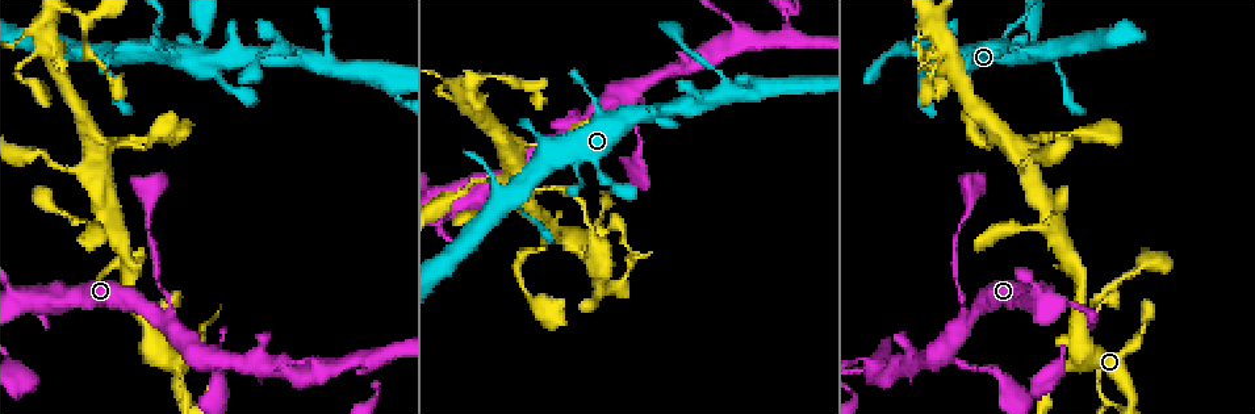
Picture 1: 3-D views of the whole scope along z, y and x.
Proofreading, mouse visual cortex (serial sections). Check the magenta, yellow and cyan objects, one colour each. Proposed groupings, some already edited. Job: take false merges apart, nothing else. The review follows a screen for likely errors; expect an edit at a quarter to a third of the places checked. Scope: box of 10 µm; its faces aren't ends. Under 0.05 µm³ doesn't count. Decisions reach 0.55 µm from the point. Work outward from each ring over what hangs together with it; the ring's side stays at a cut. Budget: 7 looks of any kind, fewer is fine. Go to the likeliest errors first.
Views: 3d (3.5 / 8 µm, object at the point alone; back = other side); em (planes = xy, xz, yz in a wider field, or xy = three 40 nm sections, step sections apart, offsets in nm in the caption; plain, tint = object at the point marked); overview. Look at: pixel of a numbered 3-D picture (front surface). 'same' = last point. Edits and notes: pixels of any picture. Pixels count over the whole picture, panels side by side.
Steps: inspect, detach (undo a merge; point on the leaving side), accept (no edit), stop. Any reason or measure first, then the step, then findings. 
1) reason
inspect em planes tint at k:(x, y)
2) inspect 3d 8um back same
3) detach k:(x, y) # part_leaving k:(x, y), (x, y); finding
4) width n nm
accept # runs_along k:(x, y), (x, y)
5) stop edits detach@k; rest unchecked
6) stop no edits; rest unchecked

thin arm on a thick one
inspect 3d 3.5um at 1:(968, 321)

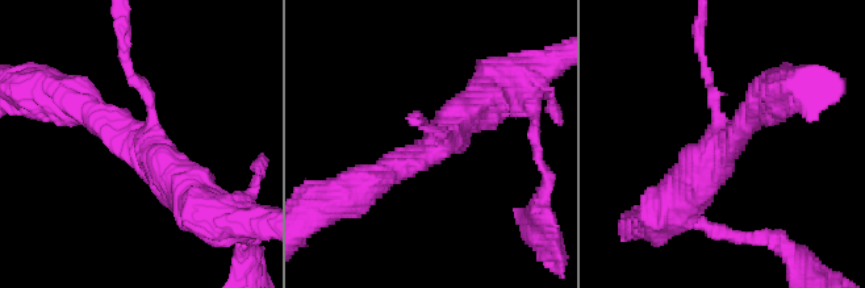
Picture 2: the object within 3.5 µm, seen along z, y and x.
arms 3; arm_widths 150, 350, 500 nm
inspect em xy step 3 tint at 2:(144, 144)

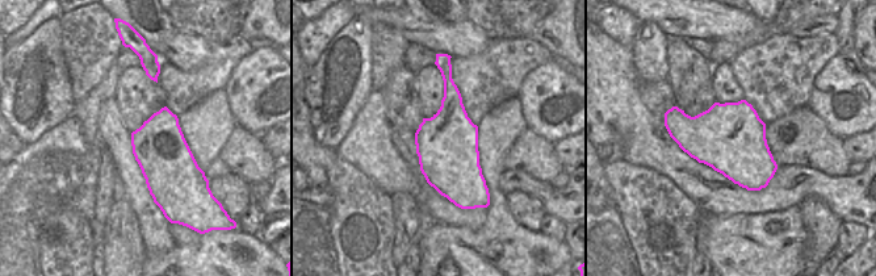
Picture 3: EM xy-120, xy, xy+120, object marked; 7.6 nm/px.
cut it another way
inspect em planes tint same

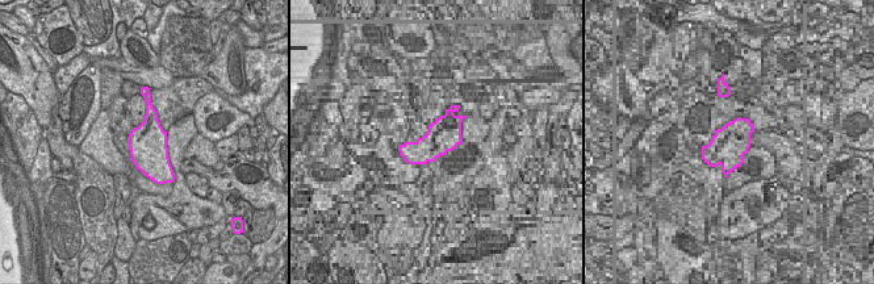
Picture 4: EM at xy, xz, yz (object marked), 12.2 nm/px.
width 480 nm
accept # runs_along 2:(80, 104), (146, 145), (199, 205); continuous, no second cell

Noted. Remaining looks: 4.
three-way junction
inspect 3d 3.5um at 1:(558, 241)

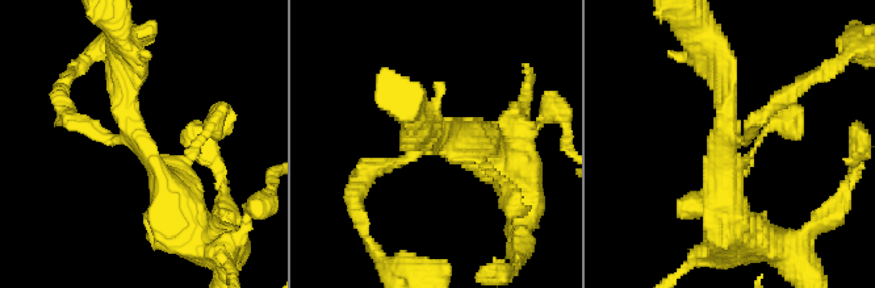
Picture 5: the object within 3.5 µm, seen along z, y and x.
accept # runs_along 5:(174, 213), (129, 120), (125, 51); all the same cell

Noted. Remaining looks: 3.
calibre changes
inspect 3d 3.5um back at 1:(99, 160)

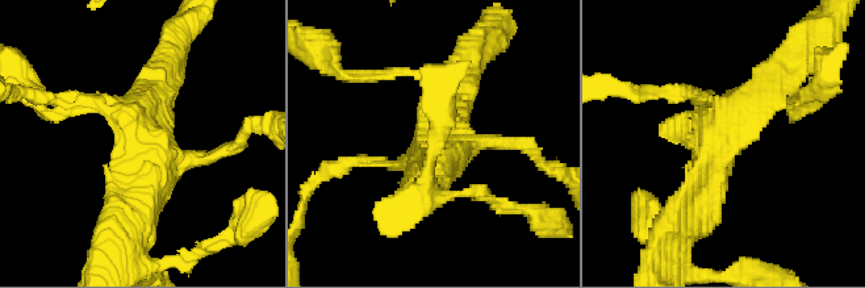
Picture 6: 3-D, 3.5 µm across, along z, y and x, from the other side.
arms 4; arm_widths 150, 150, 400, 450 nm; need the tissue
inspect em xy step 1 tint at 6:(723, 136)

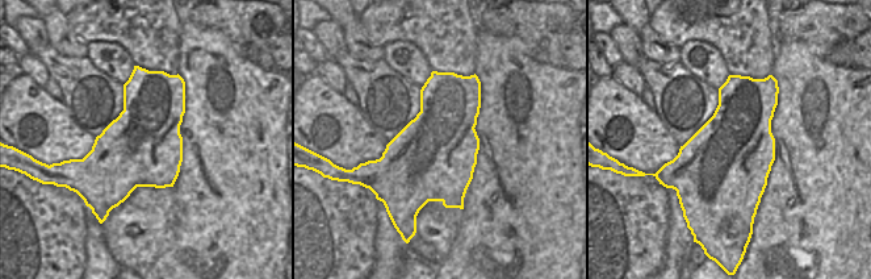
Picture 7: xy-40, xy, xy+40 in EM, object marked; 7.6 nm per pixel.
accept # all the same cell

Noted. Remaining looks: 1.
stop no edits; rest unchecked

